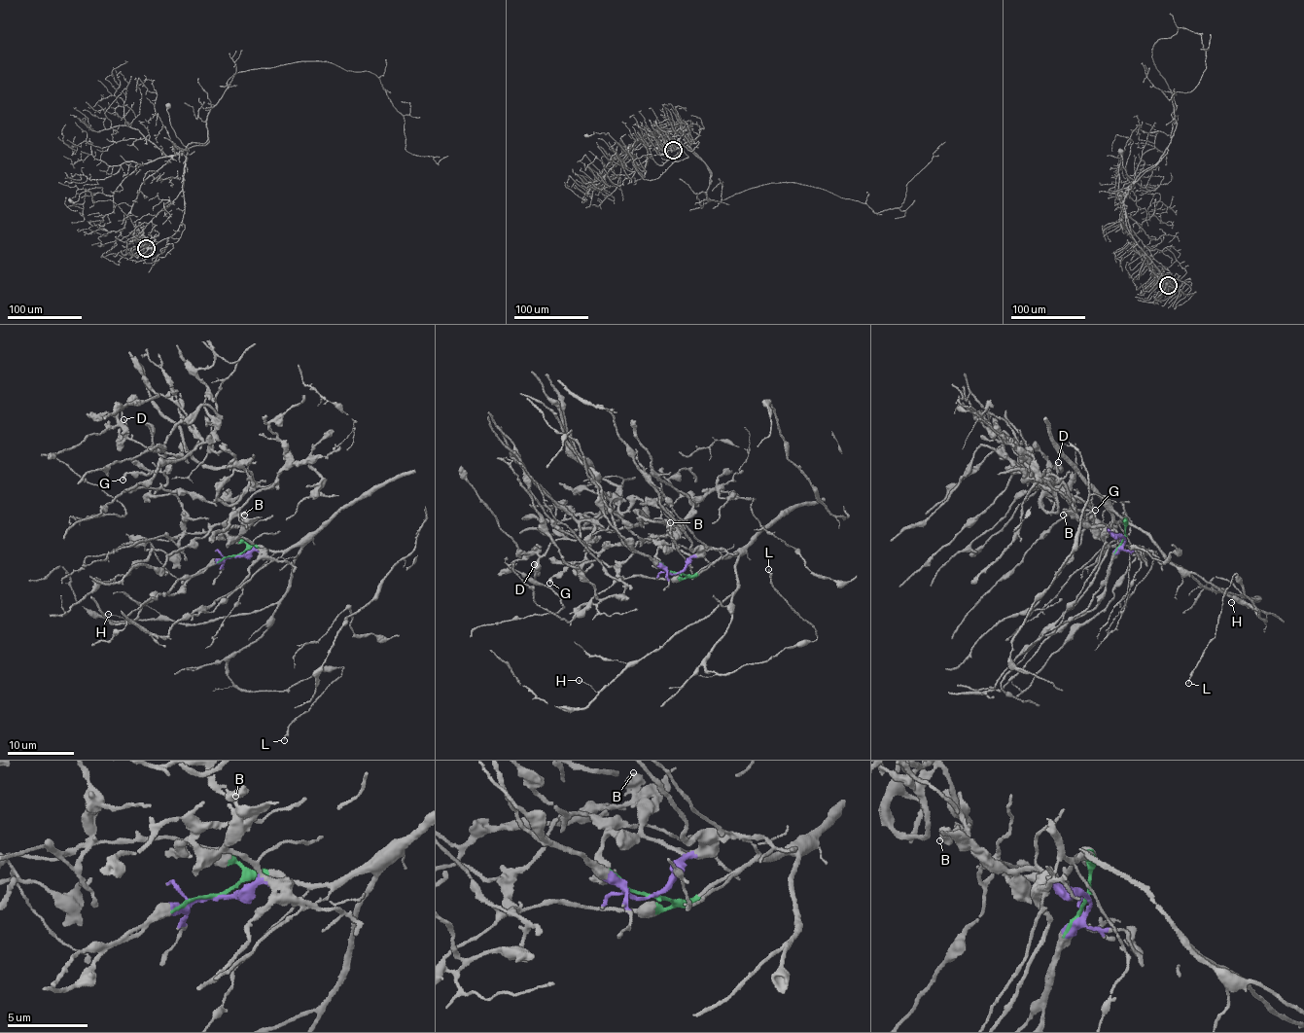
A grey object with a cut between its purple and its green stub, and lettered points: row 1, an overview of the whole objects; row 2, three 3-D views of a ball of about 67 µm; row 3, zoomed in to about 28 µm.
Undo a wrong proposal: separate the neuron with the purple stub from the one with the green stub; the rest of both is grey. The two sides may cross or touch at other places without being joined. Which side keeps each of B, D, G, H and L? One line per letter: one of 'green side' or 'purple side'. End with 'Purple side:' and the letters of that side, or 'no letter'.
B: purple side
D: purple side
G: purple side
H: green side
L: green side
Purple side: B, D, G

